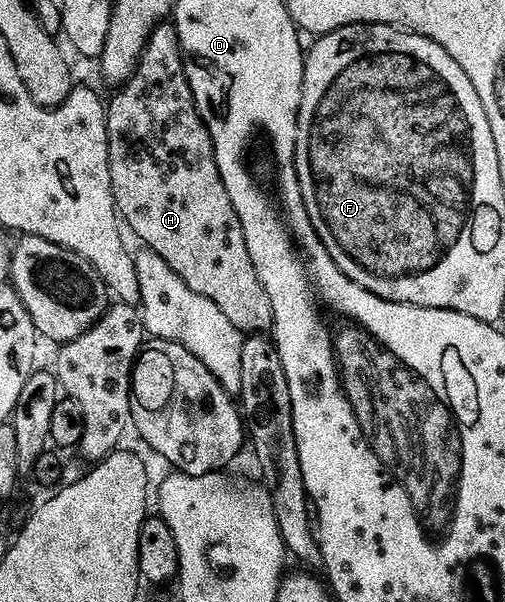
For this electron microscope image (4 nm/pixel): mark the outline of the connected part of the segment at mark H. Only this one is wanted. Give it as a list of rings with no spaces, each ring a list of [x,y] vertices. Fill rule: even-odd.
[[[161,21],[153,28],[136,69],[113,94],[116,95],[106,102],[108,167],[112,199],[116,201],[116,212],[123,225],[127,229],[129,226],[147,249],[158,252],[194,292],[214,300],[234,328],[242,332],[271,331],[270,296],[266,296],[266,288],[262,288],[262,280],[258,280],[250,252],[246,252],[246,236],[242,236],[242,224],[234,212],[234,204],[230,204],[214,160],[210,132],[192,102],[176,28],[171,21]]]

